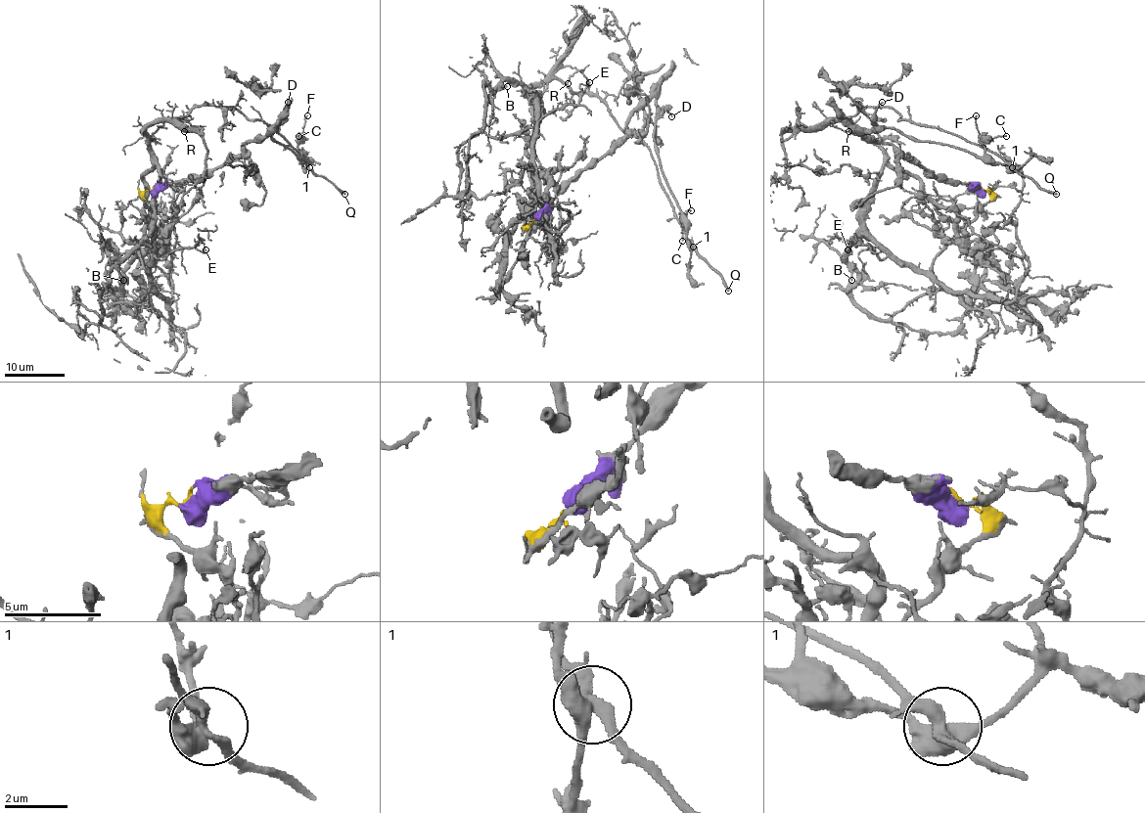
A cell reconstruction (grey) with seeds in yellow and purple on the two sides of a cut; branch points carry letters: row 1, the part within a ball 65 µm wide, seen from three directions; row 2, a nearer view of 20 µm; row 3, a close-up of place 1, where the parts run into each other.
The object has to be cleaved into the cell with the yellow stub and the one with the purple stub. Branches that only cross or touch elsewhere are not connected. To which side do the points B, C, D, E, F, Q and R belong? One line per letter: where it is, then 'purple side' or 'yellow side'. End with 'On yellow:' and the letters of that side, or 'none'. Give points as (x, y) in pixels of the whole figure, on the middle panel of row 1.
B: at (507, 86); yellow side
C: at (682, 241); purple side
D: at (671, 116); purple side
E: at (589, 82); yellow side
F: at (691, 210); purple side
Q: at (728, 291); yellow side
R: at (568, 83); yellow side
On yellow: B, E, Q, R

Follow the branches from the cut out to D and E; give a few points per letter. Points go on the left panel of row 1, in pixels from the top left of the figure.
D: (152, 190), (209, 175), (238, 155), (244, 145), (262, 142), (283, 117), (288, 102)
E: (152, 190), (167, 223), (157, 241), (143, 176), (155, 165), (155, 256), (206, 250)

